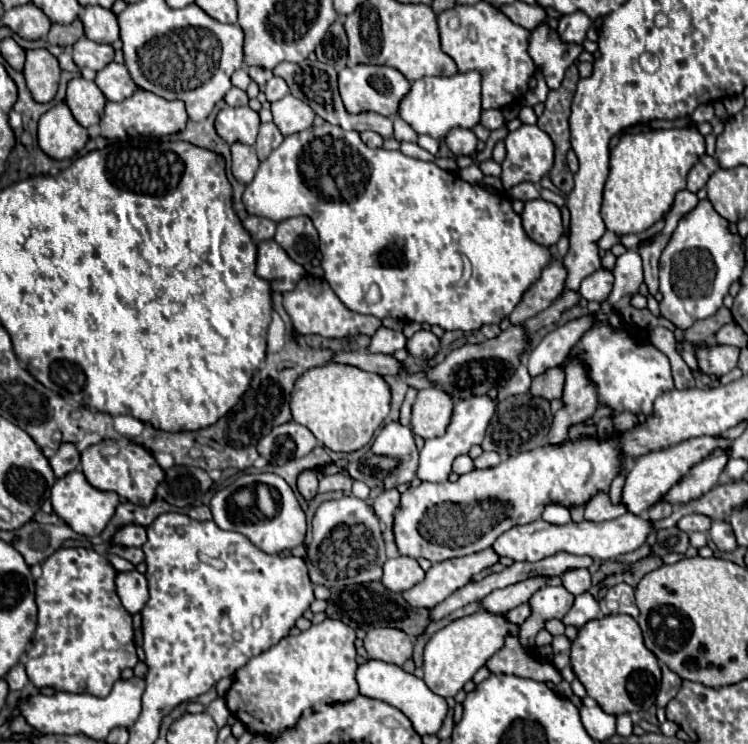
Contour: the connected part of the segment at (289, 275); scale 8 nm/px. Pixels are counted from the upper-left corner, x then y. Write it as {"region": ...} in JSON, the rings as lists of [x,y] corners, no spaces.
{"region":[[[268,239],[258,243],[256,275],[270,281],[274,291],[286,293],[296,287],[296,283],[306,275],[306,271],[302,265],[294,263],[274,239]]]}

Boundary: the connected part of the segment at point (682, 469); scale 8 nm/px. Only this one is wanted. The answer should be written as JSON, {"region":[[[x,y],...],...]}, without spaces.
{"region":[[[720,435],[716,437],[694,437],[694,439],[686,439],[678,445],[672,445],[668,449],[660,449],[660,451],[652,451],[652,453],[646,453],[642,455],[640,459],[636,459],[634,467],[628,471],[626,475],[626,485],[624,485],[624,491],[622,491],[622,503],[628,507],[628,511],[636,513],[636,515],[642,515],[646,513],[650,507],[654,507],[660,497],[672,487],[676,485],[696,463],[700,463],[704,457],[708,457],[712,451],[716,449],[730,449],[732,441],[730,439],[724,439]]]}

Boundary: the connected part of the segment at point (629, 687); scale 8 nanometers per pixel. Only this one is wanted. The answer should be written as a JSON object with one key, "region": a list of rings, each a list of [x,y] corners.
{"region":[[[610,615],[582,625],[570,647],[570,665],[576,667],[576,677],[606,713],[622,715],[650,709],[656,701],[660,689],[658,659],[646,649],[642,631],[630,615]]]}

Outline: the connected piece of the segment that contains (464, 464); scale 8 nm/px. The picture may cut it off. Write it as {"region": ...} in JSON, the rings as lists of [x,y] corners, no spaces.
{"region":[[[458,455],[458,457],[454,459],[454,465],[452,465],[452,471],[454,471],[454,473],[464,475],[464,473],[468,473],[468,471],[472,471],[472,469],[474,469],[474,463],[472,463],[470,455]]]}

